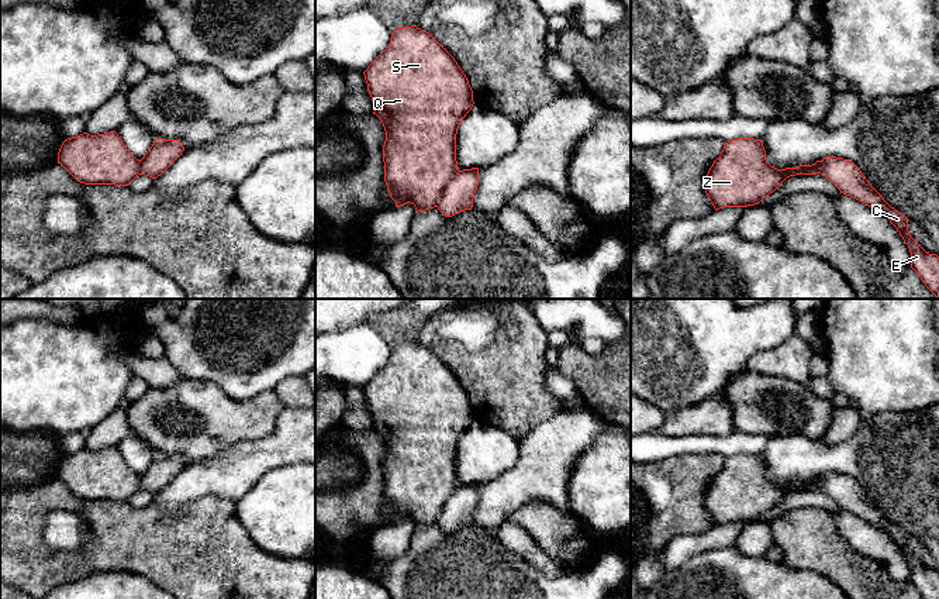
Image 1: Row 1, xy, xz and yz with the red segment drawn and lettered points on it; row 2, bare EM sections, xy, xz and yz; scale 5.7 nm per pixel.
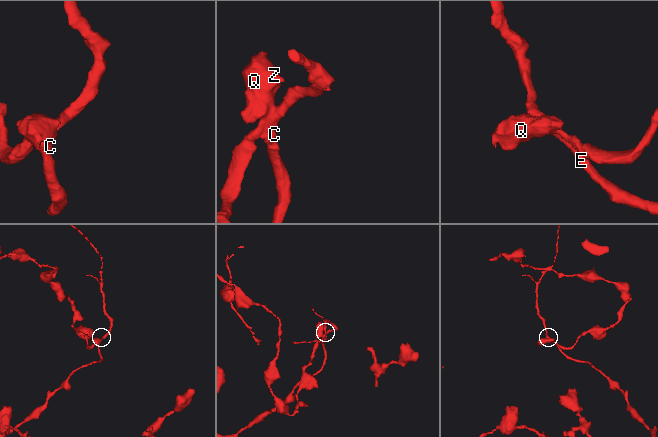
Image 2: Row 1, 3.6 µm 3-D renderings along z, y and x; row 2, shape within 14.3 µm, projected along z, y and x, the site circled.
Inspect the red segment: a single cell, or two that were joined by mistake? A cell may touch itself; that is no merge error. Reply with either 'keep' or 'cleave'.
cleave

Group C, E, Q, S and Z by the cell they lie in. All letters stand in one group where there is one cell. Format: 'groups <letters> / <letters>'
groups C E / Q S Z

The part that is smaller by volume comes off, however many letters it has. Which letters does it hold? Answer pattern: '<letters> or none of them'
C, E

